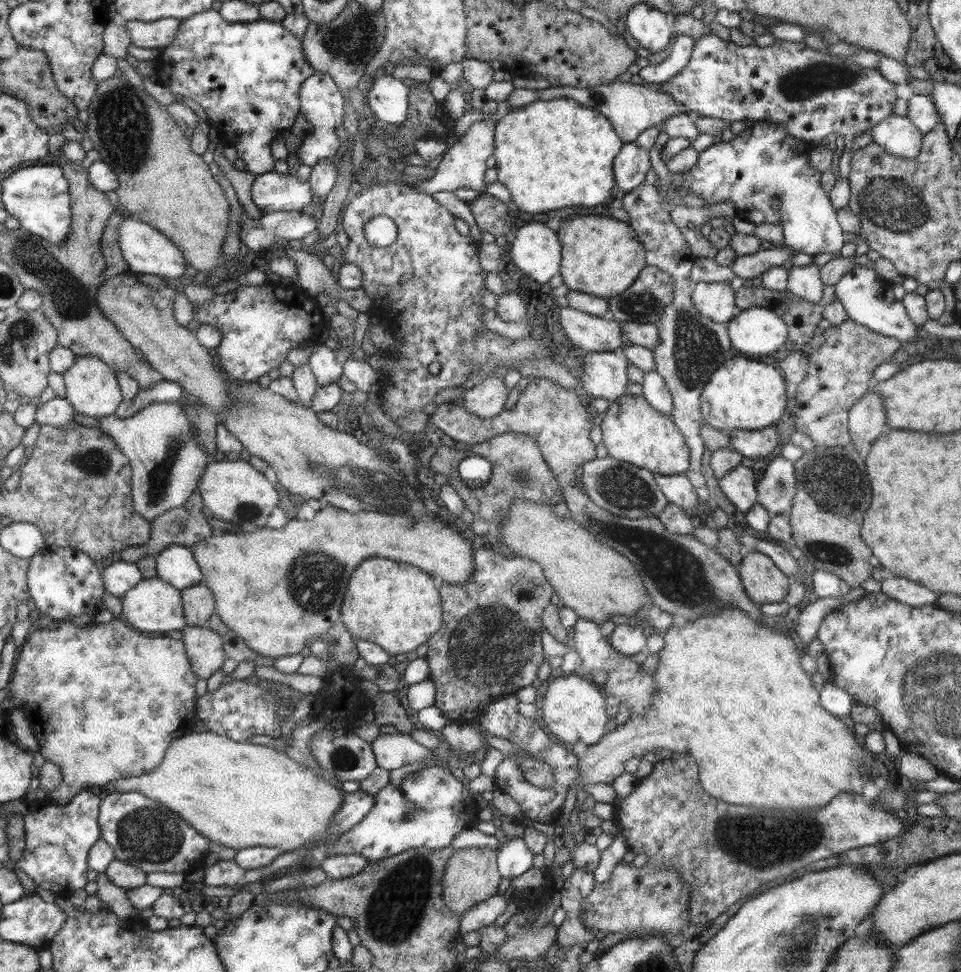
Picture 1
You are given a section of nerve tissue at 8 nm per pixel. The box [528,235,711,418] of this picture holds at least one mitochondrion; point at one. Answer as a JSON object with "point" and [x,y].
{"point":[643,305]}

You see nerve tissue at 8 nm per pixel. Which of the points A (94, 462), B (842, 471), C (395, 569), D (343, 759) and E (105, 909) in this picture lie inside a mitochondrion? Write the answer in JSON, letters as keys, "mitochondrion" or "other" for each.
{"A":"mitochondrion","B":"mitochondrion","C":"other","D":"mitochondrion","E":"other"}

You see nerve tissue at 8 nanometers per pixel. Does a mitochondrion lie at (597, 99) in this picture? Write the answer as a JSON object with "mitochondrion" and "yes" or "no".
{"mitochondrion":"no"}

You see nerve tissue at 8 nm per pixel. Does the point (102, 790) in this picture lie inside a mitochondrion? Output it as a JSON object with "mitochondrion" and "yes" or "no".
{"mitochondrion":"no"}

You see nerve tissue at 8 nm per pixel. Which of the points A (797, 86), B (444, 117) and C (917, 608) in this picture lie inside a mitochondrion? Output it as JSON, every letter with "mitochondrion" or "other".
{"A":"mitochondrion","B":"other","C":"other"}

